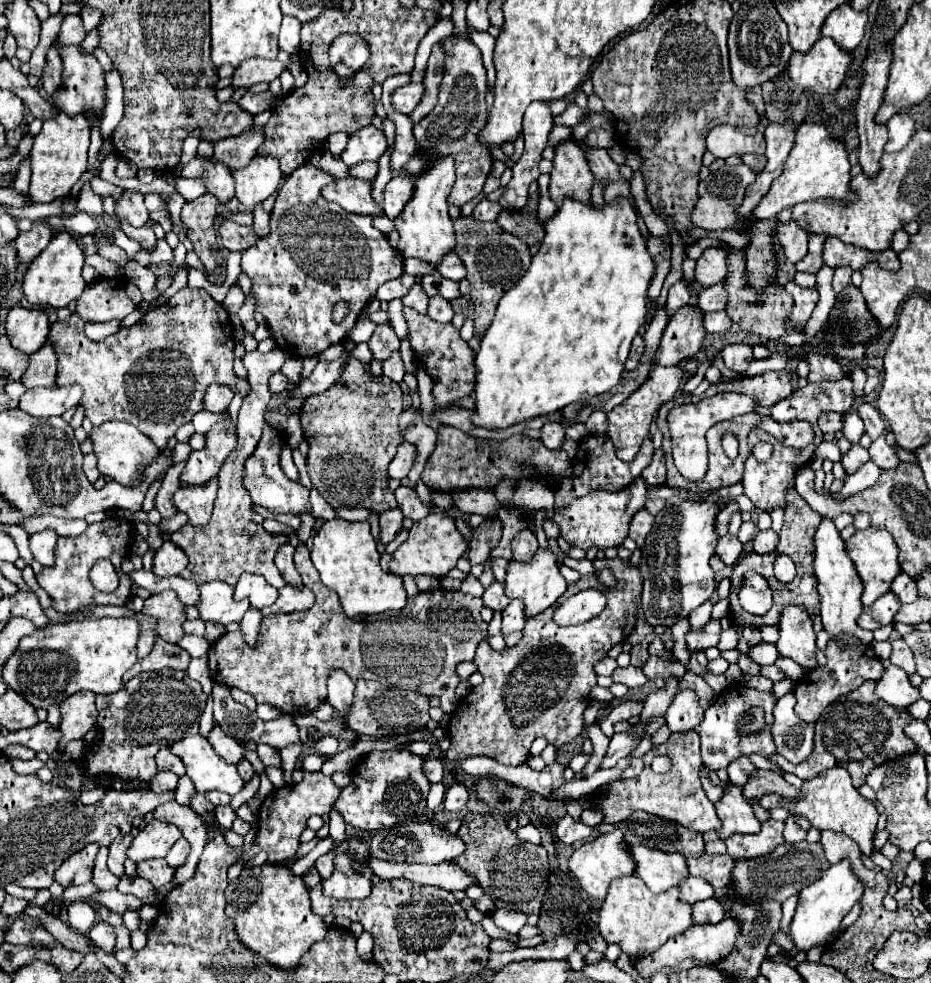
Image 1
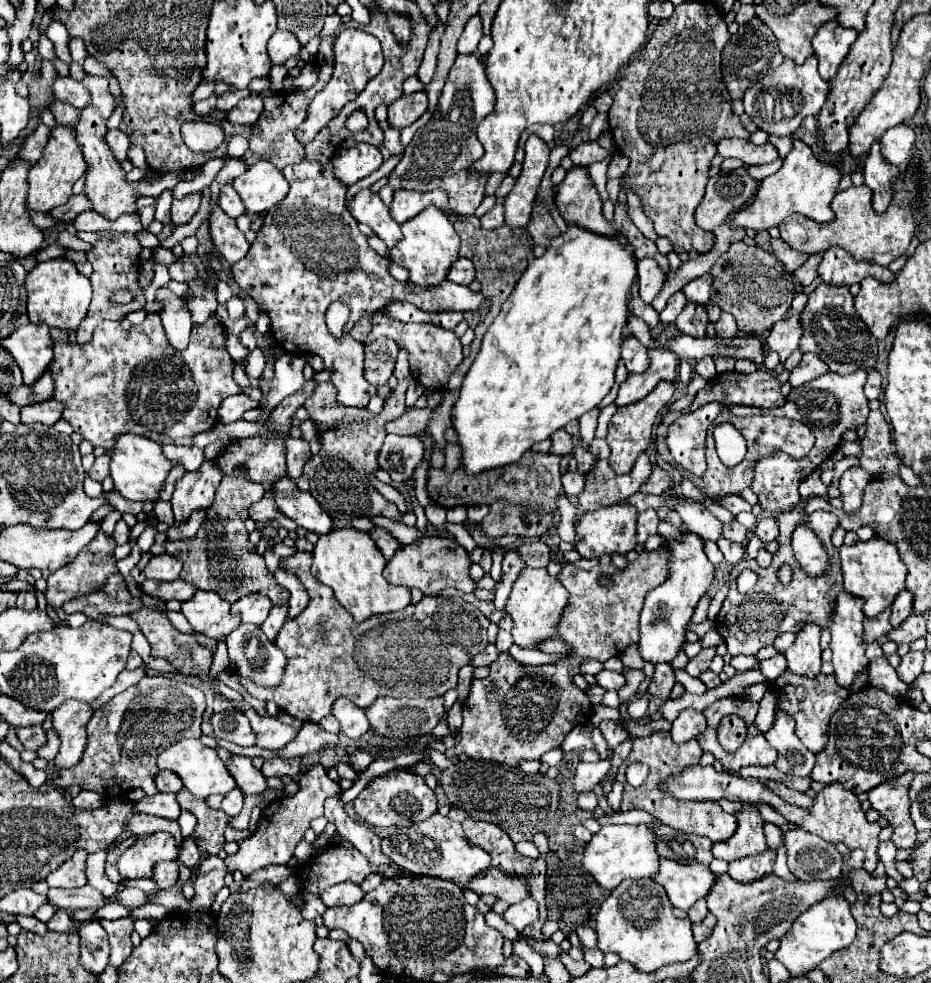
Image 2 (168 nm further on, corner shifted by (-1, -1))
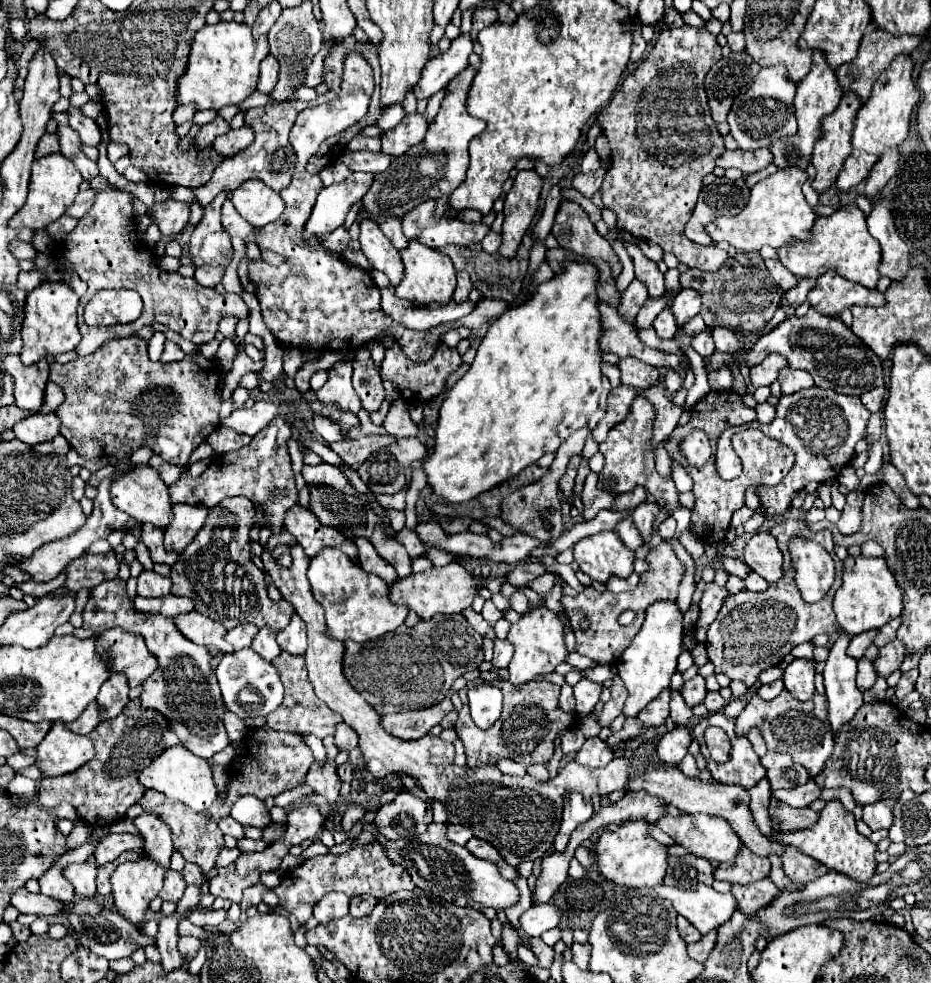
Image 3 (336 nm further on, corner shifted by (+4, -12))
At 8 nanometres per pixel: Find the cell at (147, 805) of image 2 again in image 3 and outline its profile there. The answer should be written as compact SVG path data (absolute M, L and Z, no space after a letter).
M145 811L133 819L139 833L145 837L145 853L169 869L169 857L173 853L173 833L157 813Z

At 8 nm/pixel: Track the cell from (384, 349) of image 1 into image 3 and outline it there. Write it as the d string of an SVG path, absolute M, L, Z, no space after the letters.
M361 349L353 359L353 389L367 411L377 411L385 399L379 367L375 367L367 349Z

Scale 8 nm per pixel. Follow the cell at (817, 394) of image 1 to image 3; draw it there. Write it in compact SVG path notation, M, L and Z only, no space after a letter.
M811 387L793 395L781 395L775 419L769 425L761 425L757 421L753 423L767 435L785 437L785 445L791 445L797 455L795 467L779 485L757 487L757 495L761 505L765 507L767 517L781 517L791 507L793 493L803 489L809 481L823 483L835 479L841 467L853 457L853 447L859 441L859 435L865 437L869 415L871 413L863 407L859 397L833 393L831 389Z

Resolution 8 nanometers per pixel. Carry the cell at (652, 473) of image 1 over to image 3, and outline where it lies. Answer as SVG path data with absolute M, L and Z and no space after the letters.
M643 501L643 503L631 513L631 517L633 517L633 521L635 521L635 525L637 525L637 529L641 531L641 535L643 535L645 541L647 541L649 535L651 535L651 529L653 529L653 523L655 523L657 515L659 515L659 505L653 503L653 501Z

